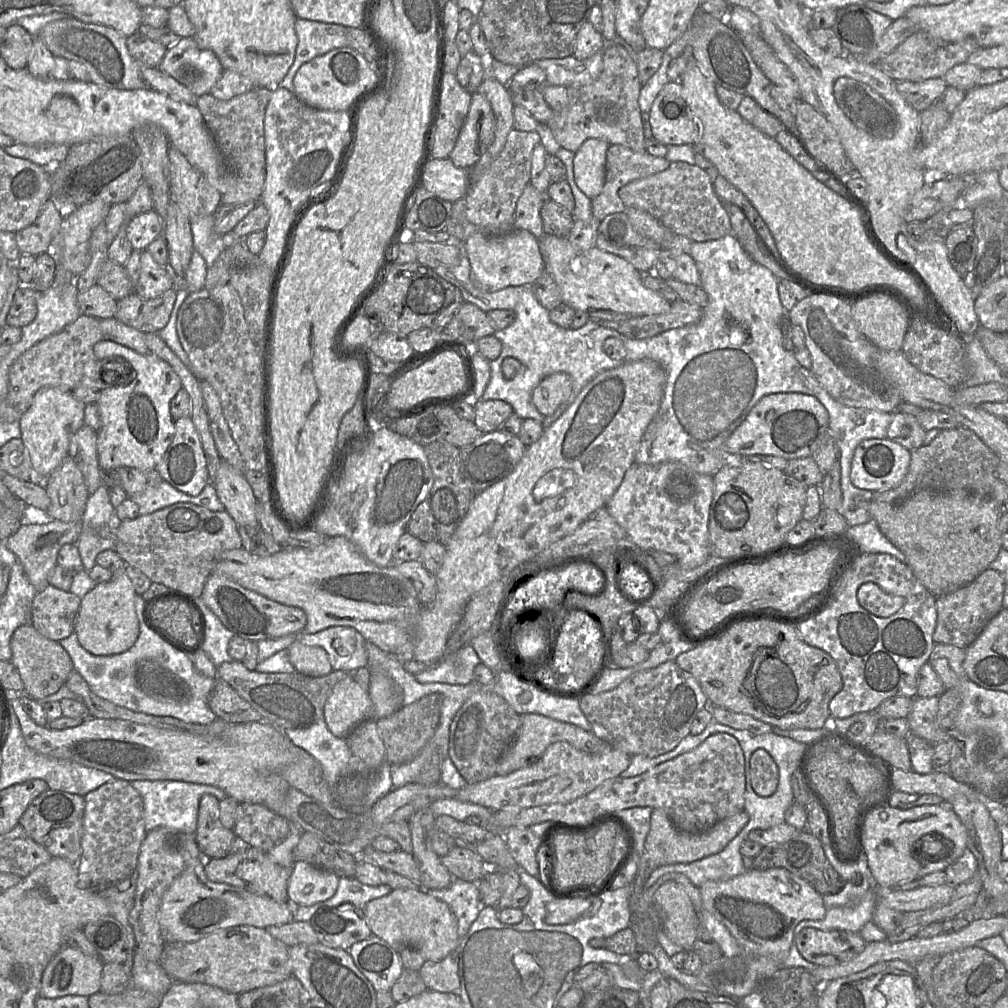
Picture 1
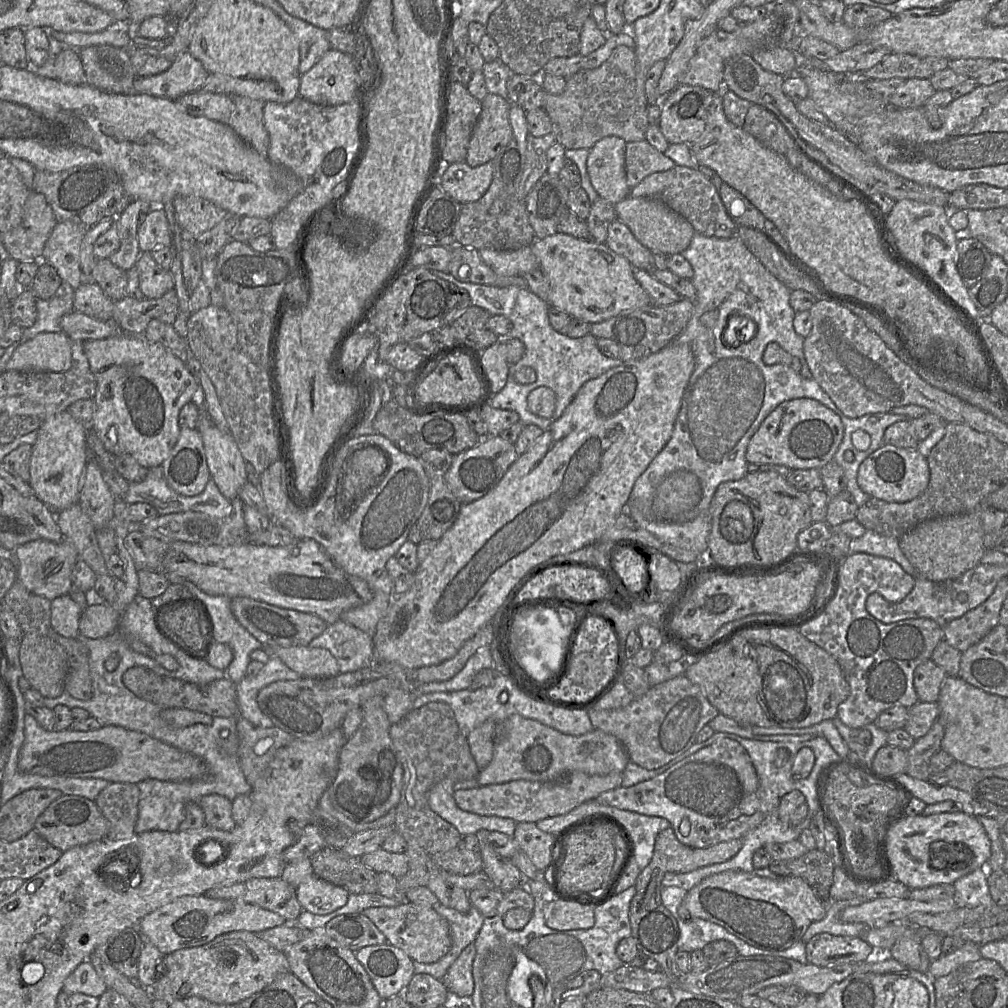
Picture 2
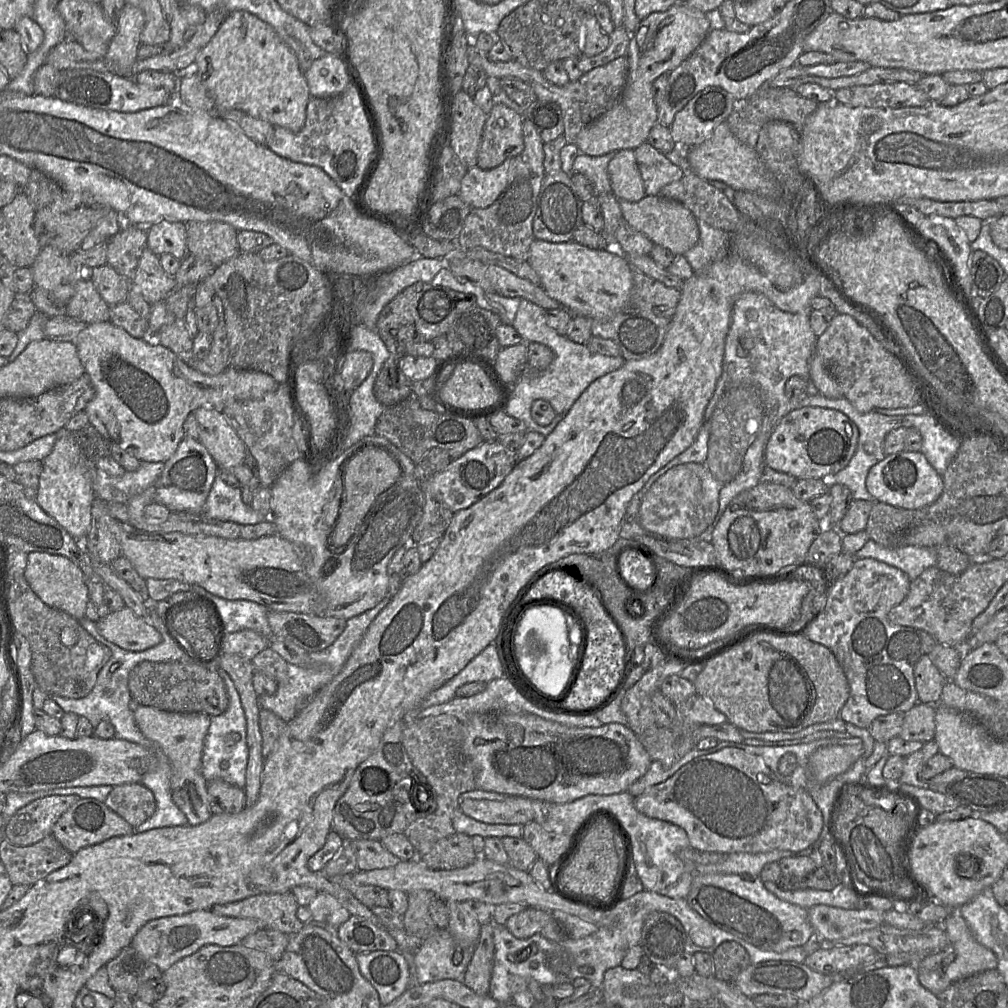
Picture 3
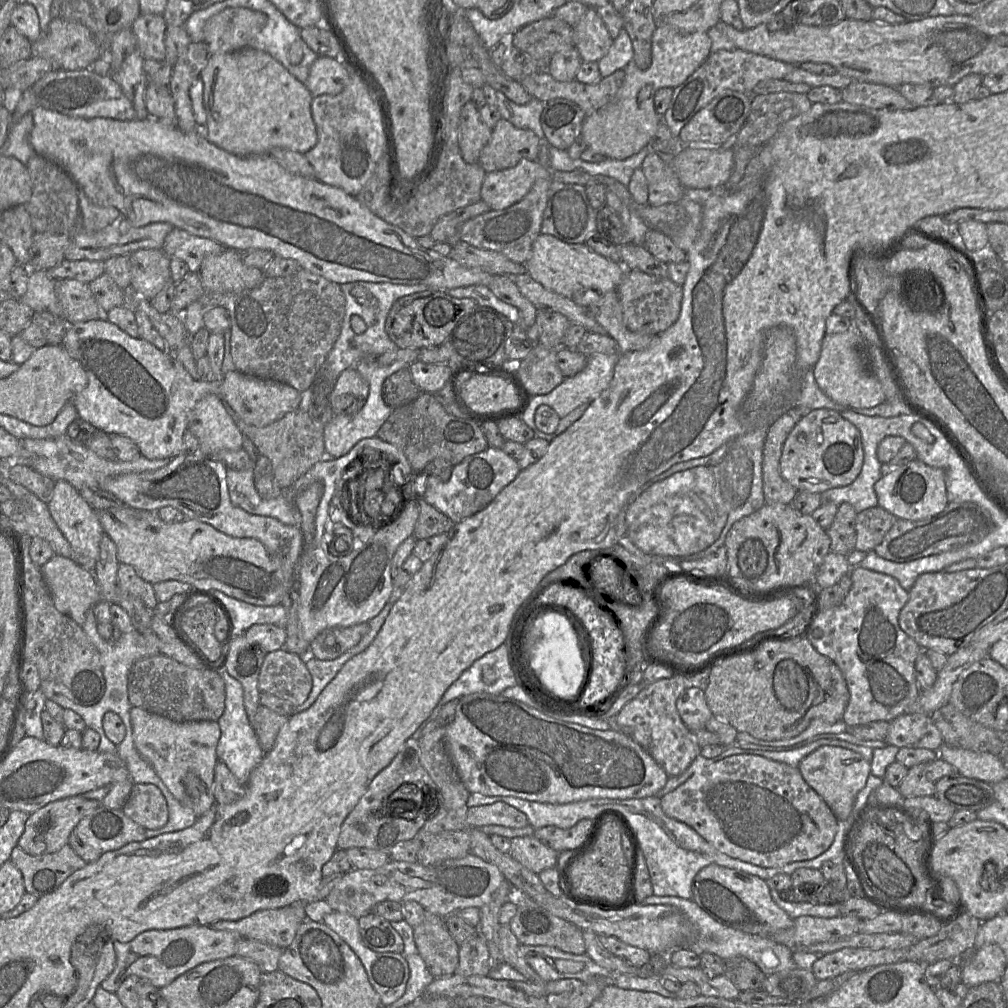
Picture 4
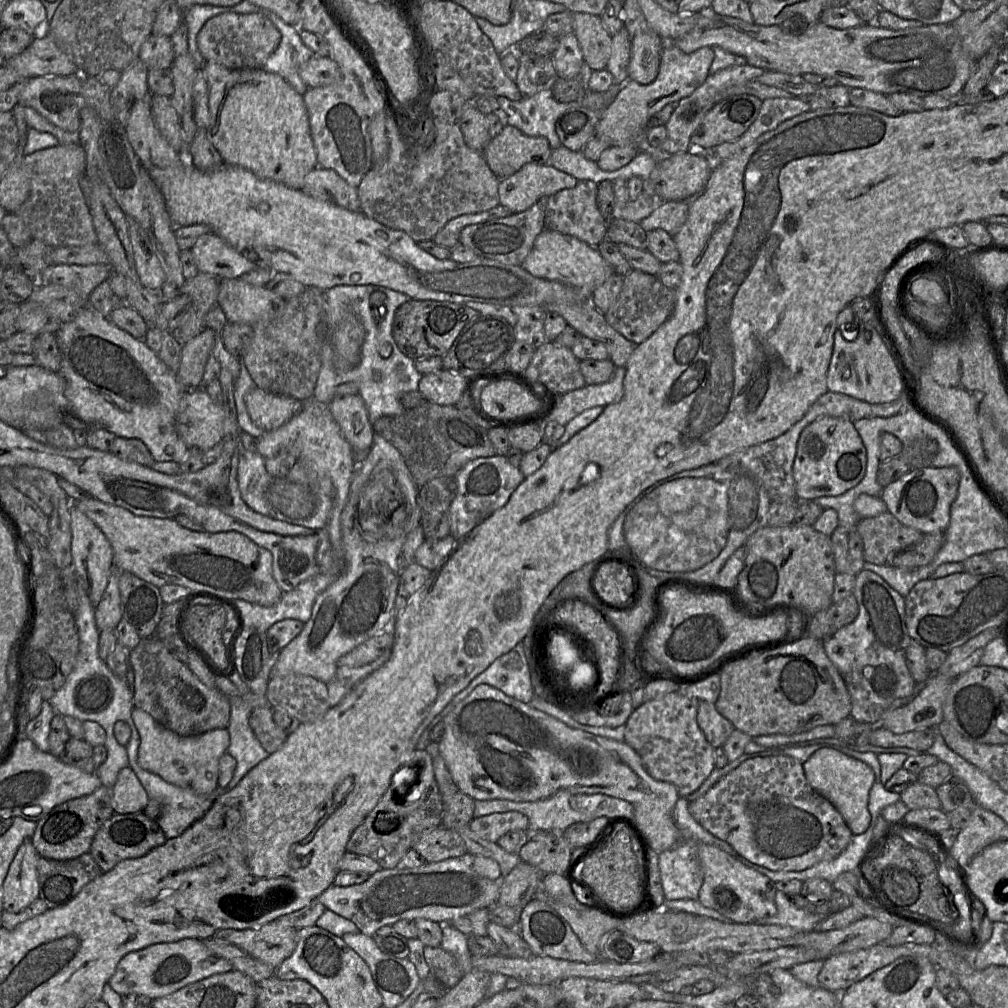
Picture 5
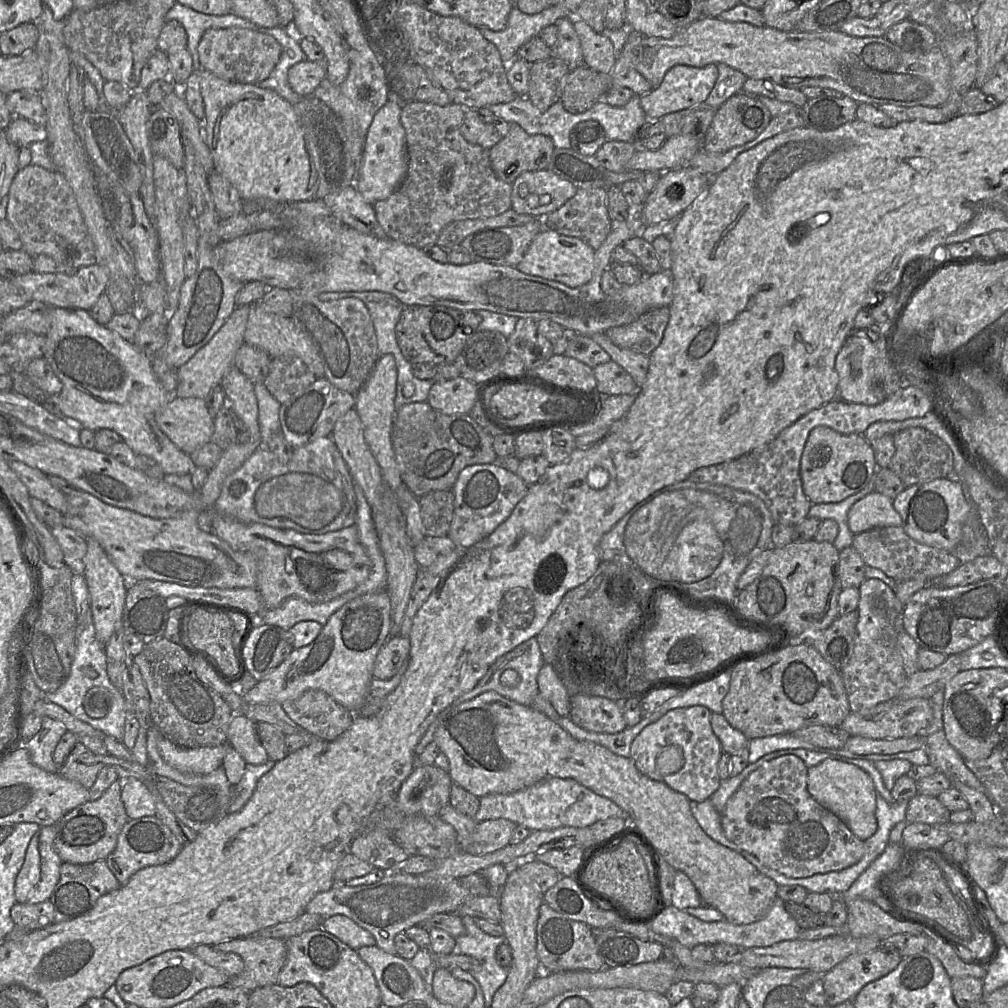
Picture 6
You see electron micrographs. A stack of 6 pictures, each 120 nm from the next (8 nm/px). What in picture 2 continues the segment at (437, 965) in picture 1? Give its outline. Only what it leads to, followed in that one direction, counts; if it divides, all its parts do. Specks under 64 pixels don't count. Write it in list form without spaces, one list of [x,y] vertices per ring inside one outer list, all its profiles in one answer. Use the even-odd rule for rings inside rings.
[[[474,944],[467,946],[450,966],[442,982],[453,999],[467,1002],[474,989],[472,964],[476,954]]]

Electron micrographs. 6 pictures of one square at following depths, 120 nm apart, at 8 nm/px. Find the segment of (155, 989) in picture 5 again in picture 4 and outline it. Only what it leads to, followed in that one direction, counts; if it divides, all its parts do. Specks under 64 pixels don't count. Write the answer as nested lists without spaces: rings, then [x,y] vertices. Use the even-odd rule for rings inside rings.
[[[193,925],[167,930],[146,930],[128,943],[115,943],[116,963],[111,974],[104,979],[100,987],[115,993],[120,984],[129,976],[148,980],[161,989],[172,983],[177,977],[212,960],[228,958],[236,954],[236,944],[242,936],[229,930],[215,930],[211,926]]]

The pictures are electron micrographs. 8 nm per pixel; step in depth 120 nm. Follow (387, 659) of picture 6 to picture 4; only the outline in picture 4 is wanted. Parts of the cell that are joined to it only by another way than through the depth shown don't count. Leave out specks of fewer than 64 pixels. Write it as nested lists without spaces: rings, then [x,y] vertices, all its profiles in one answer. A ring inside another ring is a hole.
[[[367,623],[326,629],[309,644],[309,654],[319,660],[334,660],[356,646],[368,630]]]

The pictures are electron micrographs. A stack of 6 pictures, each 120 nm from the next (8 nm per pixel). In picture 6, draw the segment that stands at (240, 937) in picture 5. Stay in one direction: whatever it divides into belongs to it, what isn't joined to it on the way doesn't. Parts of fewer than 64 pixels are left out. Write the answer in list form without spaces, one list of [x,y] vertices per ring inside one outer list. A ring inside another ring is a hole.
[[[243,937],[212,945],[216,950],[239,955],[244,962],[240,975],[227,983],[248,993],[278,983],[280,972],[286,963],[286,940],[278,938]]]

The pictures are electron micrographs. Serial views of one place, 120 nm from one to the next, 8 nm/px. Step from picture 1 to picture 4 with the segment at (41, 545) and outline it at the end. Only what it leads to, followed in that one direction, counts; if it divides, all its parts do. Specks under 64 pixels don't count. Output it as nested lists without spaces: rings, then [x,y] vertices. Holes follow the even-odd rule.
[[[59,555],[53,556],[40,570],[55,608],[82,627],[88,611],[100,600],[94,575]]]

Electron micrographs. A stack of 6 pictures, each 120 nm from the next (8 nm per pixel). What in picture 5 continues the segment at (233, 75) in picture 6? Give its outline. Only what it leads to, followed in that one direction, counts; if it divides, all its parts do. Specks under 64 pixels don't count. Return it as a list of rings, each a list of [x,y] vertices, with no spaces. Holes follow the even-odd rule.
[[[261,13],[218,14],[210,18],[197,35],[197,45],[204,60],[213,61],[231,70],[263,68],[279,46],[280,40],[280,33],[274,24]]]

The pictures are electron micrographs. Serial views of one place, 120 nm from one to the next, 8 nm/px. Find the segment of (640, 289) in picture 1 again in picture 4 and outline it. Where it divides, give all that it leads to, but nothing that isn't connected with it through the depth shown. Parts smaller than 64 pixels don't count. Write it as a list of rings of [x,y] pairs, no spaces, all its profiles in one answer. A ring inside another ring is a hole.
[[[541,233],[533,242],[531,256],[524,265],[525,273],[534,281],[583,307],[589,307],[607,293],[616,291],[626,273],[621,262],[613,262],[593,252],[586,244],[565,243]]]

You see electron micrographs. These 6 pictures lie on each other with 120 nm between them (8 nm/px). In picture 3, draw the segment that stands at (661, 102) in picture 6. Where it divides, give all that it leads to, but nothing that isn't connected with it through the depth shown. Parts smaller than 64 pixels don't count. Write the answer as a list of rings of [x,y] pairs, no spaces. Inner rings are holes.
[[[682,2],[673,5],[665,12],[652,13],[642,19],[635,33],[631,35],[627,55],[629,70],[622,95],[610,110],[581,130],[575,141],[580,151],[590,156],[602,156],[624,149],[634,150],[647,142],[650,130],[658,122],[658,110],[653,97],[653,82],[660,75],[670,73],[686,60],[704,41],[710,30],[705,13],[689,8]]]

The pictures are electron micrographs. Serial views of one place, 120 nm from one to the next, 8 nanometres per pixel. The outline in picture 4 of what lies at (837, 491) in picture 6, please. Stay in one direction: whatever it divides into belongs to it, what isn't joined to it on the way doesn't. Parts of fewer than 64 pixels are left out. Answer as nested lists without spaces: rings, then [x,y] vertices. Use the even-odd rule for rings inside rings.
[[[812,409],[801,416],[786,437],[779,470],[797,491],[822,493],[851,484],[861,471],[863,459],[860,432],[851,422],[835,410]]]

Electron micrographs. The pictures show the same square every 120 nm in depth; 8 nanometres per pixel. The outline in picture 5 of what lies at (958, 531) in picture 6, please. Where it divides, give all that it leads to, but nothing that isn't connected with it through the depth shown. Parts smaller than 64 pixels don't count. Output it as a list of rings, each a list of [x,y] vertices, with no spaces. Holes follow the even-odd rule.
[[[927,466],[911,469],[882,489],[880,497],[888,511],[903,525],[922,534],[945,532],[949,526],[950,508],[958,493],[960,473],[956,467]]]

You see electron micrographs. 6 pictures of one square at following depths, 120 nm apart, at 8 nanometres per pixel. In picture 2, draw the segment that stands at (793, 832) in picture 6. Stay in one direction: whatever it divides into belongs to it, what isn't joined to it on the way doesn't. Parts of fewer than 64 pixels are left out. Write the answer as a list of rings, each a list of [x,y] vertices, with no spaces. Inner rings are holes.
[[[722,738],[701,748],[665,772],[631,787],[617,787],[600,794],[595,800],[602,805],[667,819],[677,839],[693,848],[706,848],[732,839],[744,839],[764,820],[758,797],[759,780],[752,761],[737,741]],[[798,790],[785,794],[778,810],[784,828],[796,833],[798,837],[794,840],[799,840],[801,832],[809,828],[809,808],[804,795]]]

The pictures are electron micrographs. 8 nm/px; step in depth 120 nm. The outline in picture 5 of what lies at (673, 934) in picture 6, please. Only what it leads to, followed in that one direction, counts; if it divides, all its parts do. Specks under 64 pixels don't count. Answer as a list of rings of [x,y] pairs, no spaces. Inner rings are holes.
[[[777,890],[775,894],[777,914],[766,921],[766,924],[789,926],[800,932],[809,933],[821,921],[815,915],[807,913],[790,903],[783,892]]]

